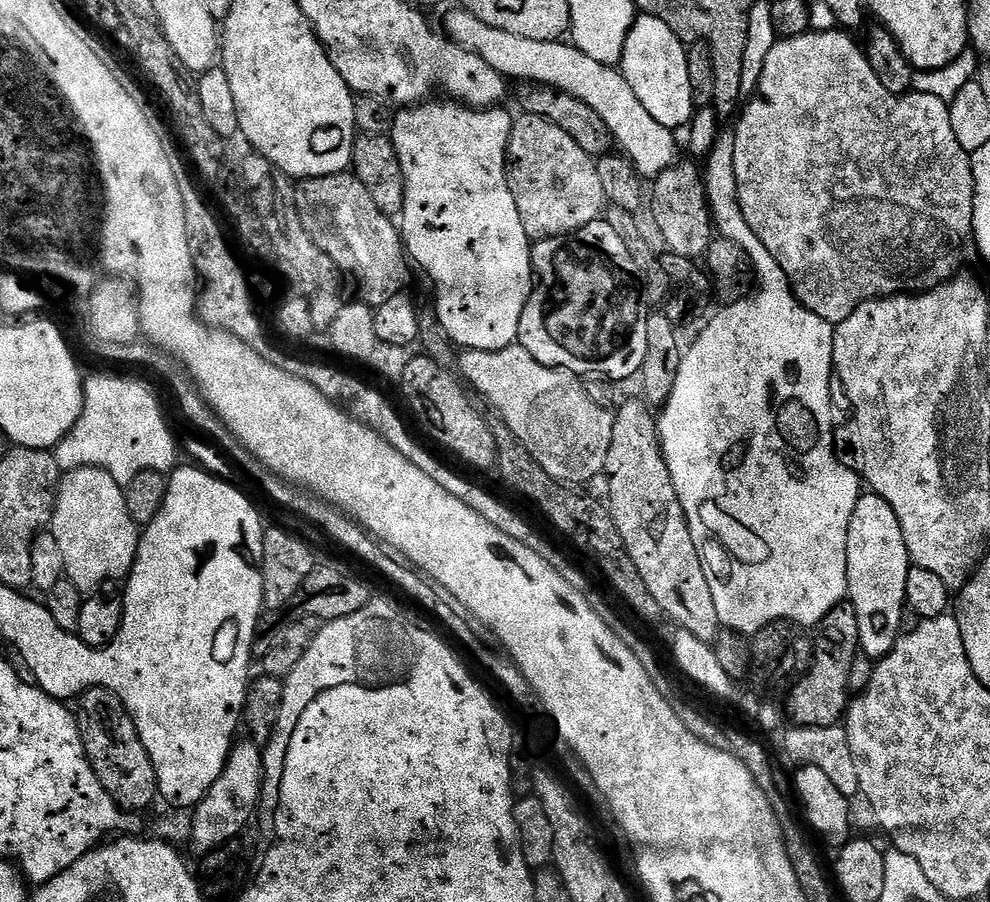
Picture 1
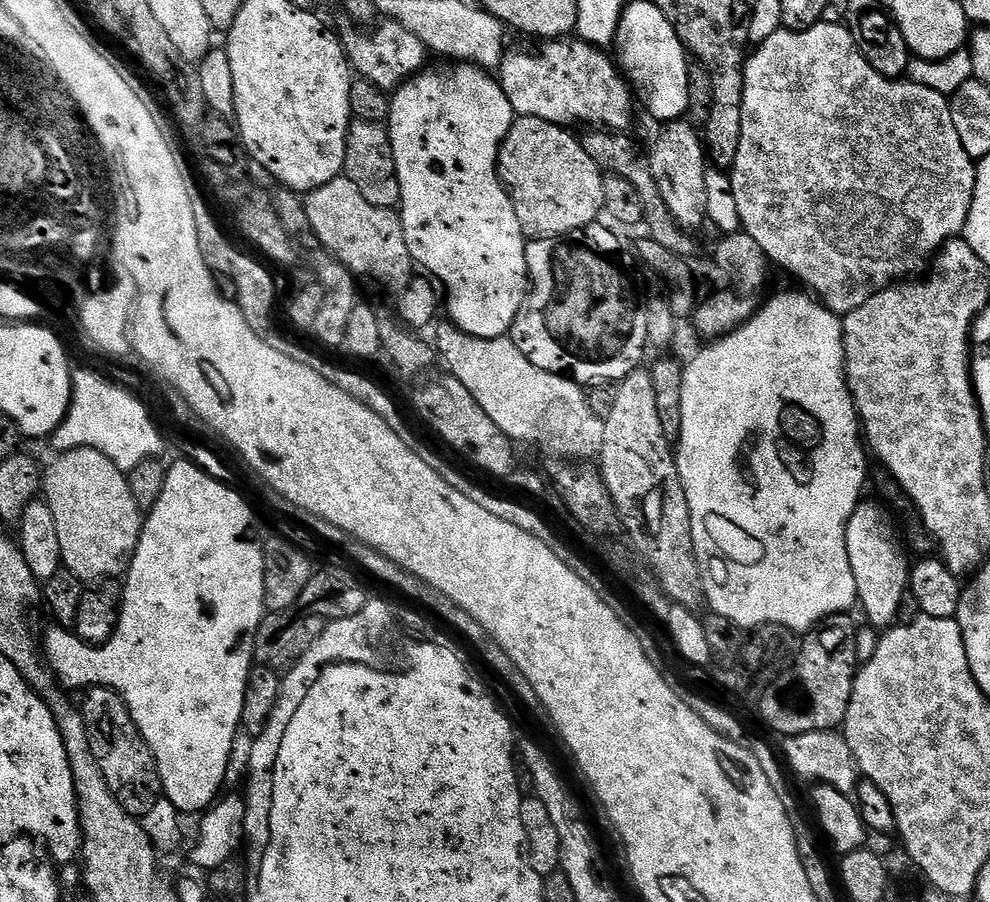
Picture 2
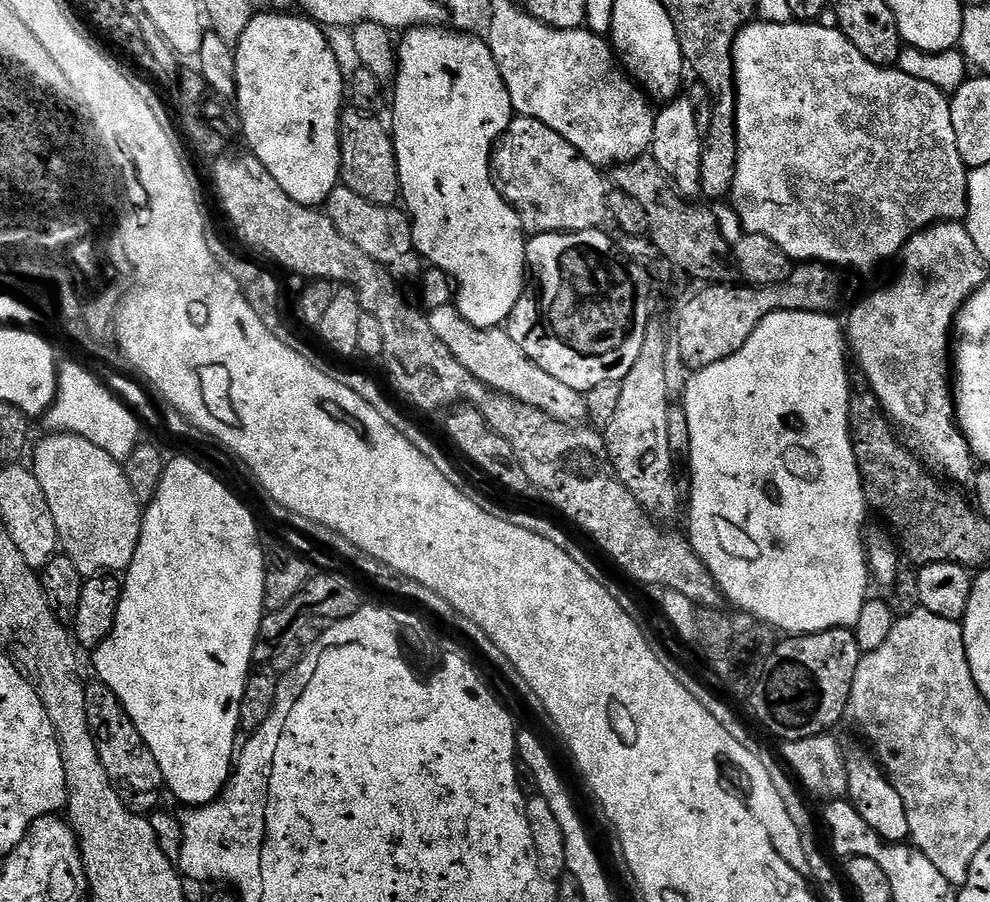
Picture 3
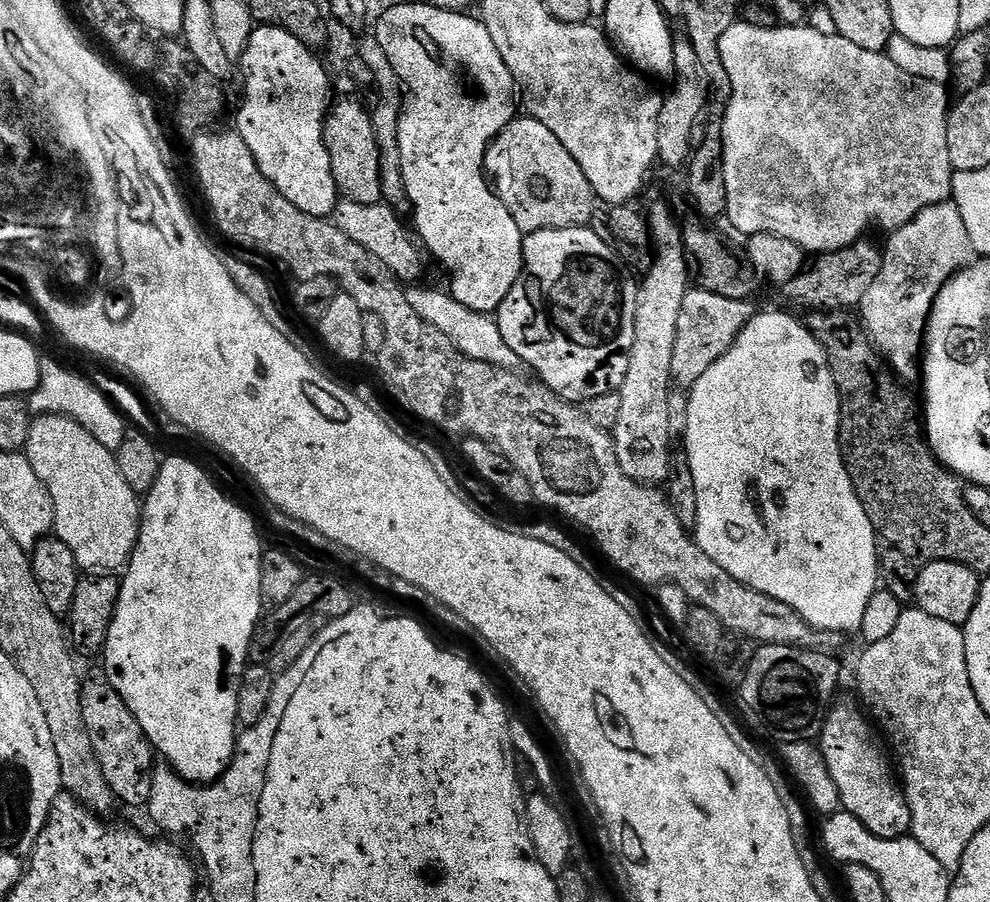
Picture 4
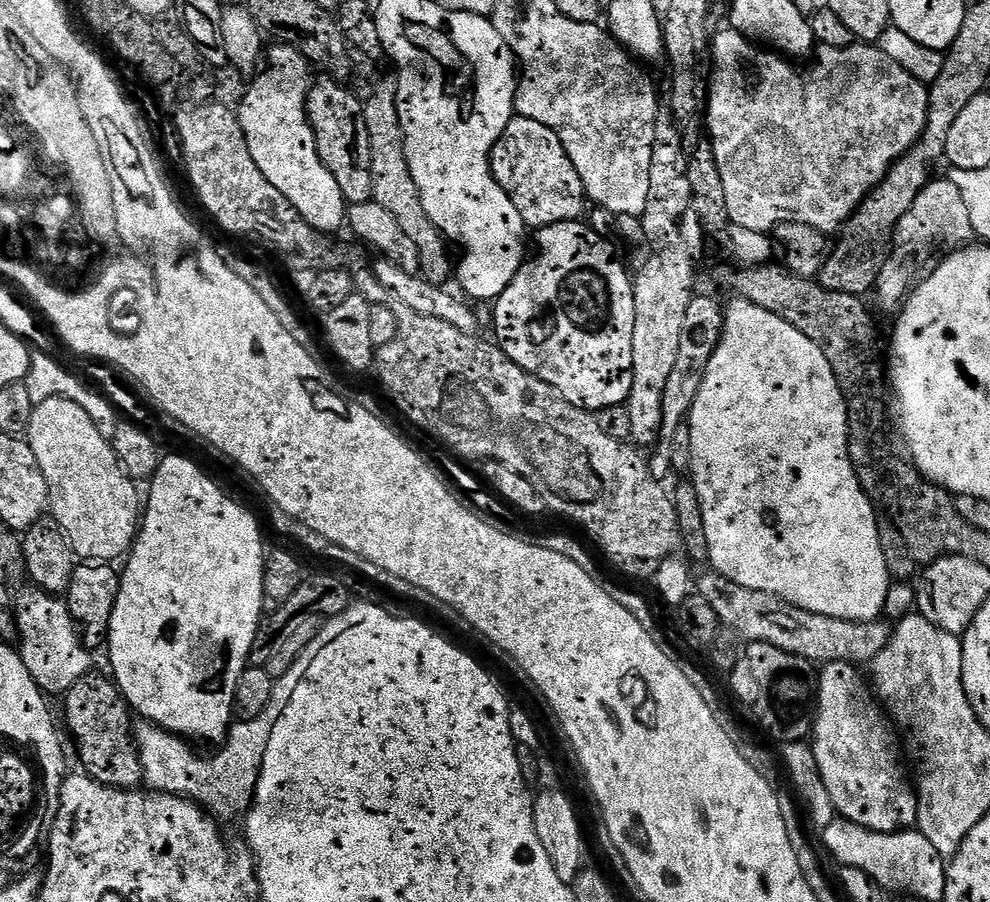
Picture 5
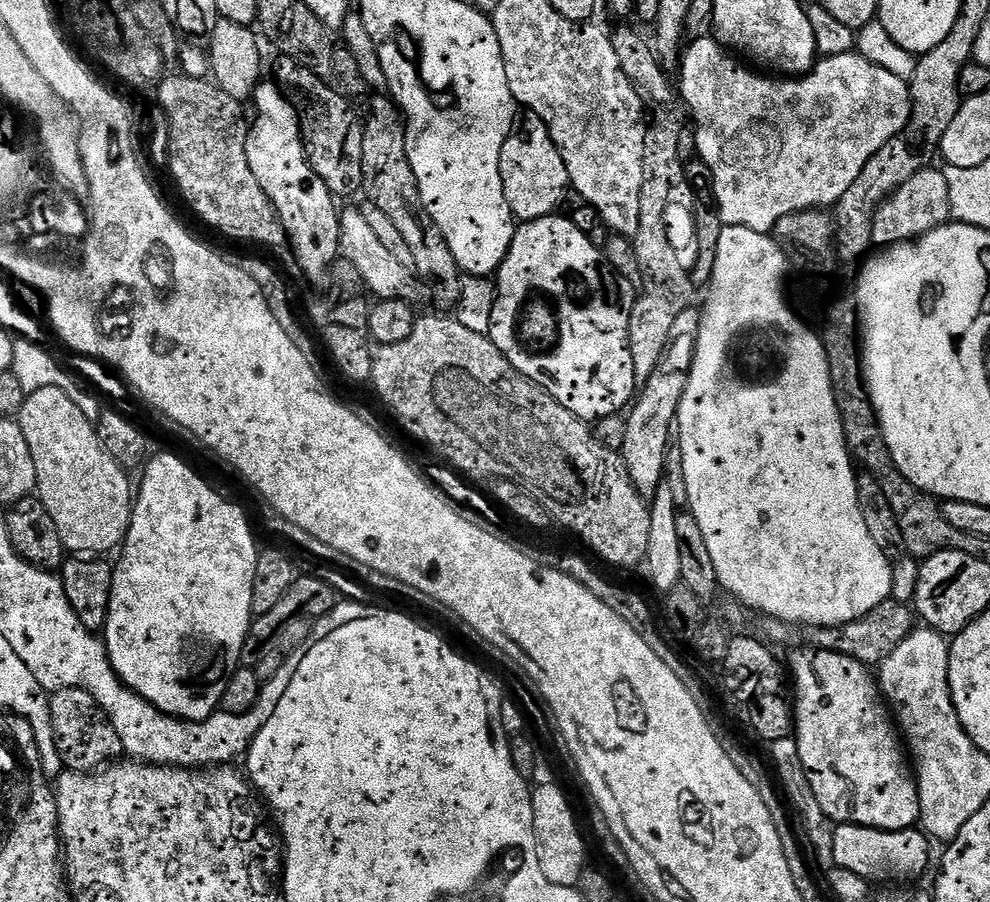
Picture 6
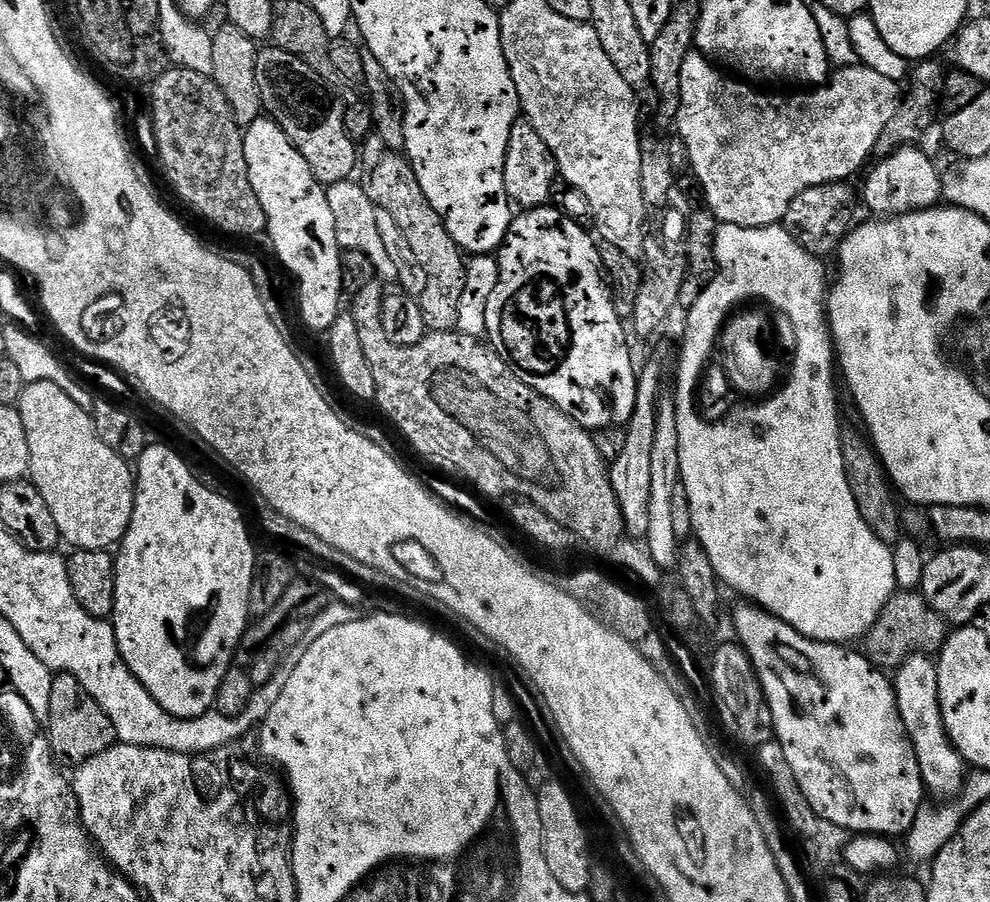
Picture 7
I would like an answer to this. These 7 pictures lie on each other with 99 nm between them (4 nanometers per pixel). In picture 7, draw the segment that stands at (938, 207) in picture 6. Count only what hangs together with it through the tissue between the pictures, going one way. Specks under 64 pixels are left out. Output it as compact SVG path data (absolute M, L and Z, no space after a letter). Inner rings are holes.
M905 146L897 152L891 152L889 156L877 159L867 169L868 181L864 184L864 196L862 192L862 204L872 211L871 215L876 218L891 218L904 216L908 212L921 212L927 208L935 208L942 200L942 172L936 169L936 164L923 152L920 146Z

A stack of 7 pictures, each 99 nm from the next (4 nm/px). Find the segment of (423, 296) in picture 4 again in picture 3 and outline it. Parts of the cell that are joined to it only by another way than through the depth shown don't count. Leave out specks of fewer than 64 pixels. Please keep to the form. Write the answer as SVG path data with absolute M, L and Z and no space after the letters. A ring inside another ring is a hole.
M452 304L441 308L433 308L427 313L430 330L434 330L436 337L442 341L442 346L454 354L478 382L482 382L494 392L514 398L523 404L534 406L542 410L550 418L569 426L579 425L588 420L588 411L583 395L578 390L570 390L570 386L558 382L558 378L546 374L542 366L538 366L510 338L510 334L503 327L479 328L466 318Z

